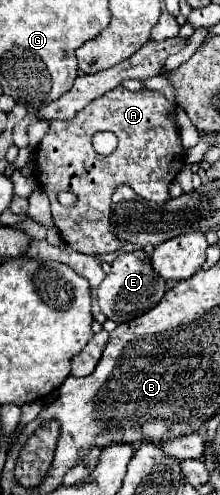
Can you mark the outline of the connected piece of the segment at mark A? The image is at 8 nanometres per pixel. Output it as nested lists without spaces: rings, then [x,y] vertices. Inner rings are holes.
[[[116,86],[114,90],[108,90],[106,94],[102,94],[98,100],[92,100],[72,120],[50,122],[46,136],[42,138],[40,146],[34,152],[34,178],[50,198],[52,218],[54,218],[56,228],[60,230],[60,236],[76,252],[102,256],[108,252],[116,252],[124,246],[124,242],[118,238],[118,234],[110,222],[110,198],[112,198],[114,188],[118,184],[130,186],[138,196],[142,196],[144,200],[156,202],[156,204],[164,204],[166,200],[170,200],[168,186],[172,184],[176,174],[186,164],[186,150],[182,146],[174,114],[176,114],[176,106],[172,102],[168,102],[168,98],[158,90],[146,90],[144,88],[144,90],[130,92],[124,86]],[[100,130],[110,130],[118,138],[118,148],[108,156],[102,156],[92,148],[92,136]],[[62,190],[76,194],[78,200],[76,200],[74,208],[64,208],[58,202],[56,196]]]

